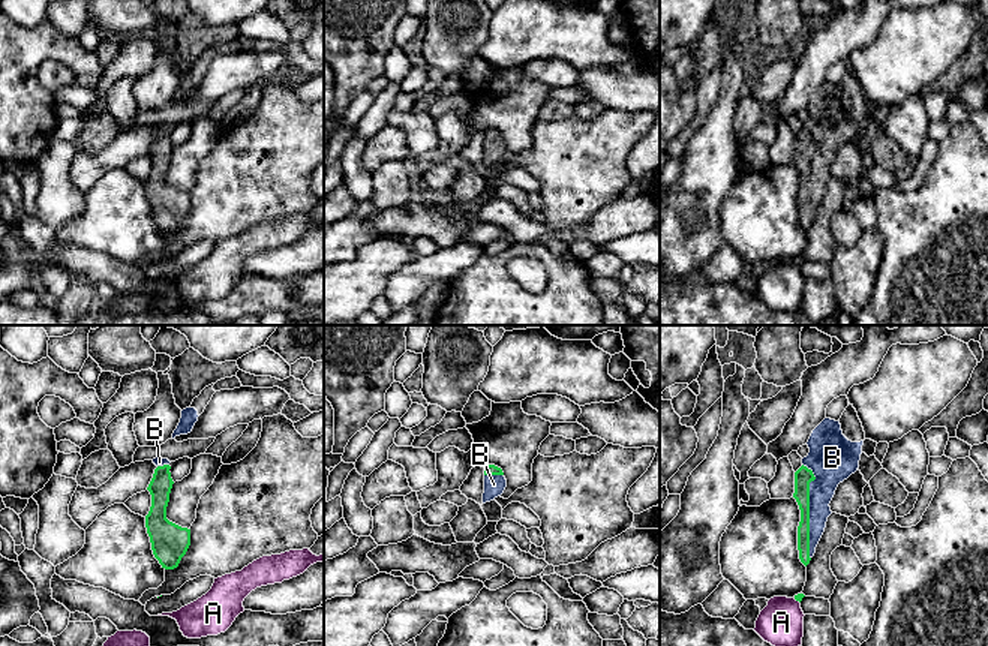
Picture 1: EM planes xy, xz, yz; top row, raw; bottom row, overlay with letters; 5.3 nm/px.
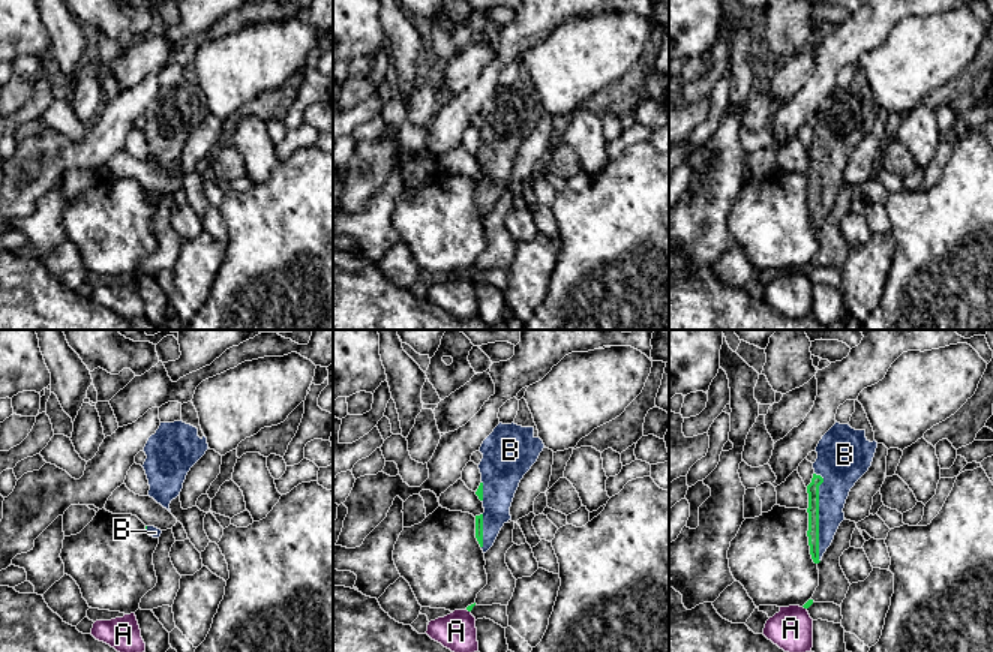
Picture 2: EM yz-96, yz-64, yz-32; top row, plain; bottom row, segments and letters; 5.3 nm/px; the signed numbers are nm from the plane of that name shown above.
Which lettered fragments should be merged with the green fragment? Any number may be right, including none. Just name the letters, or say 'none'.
B

